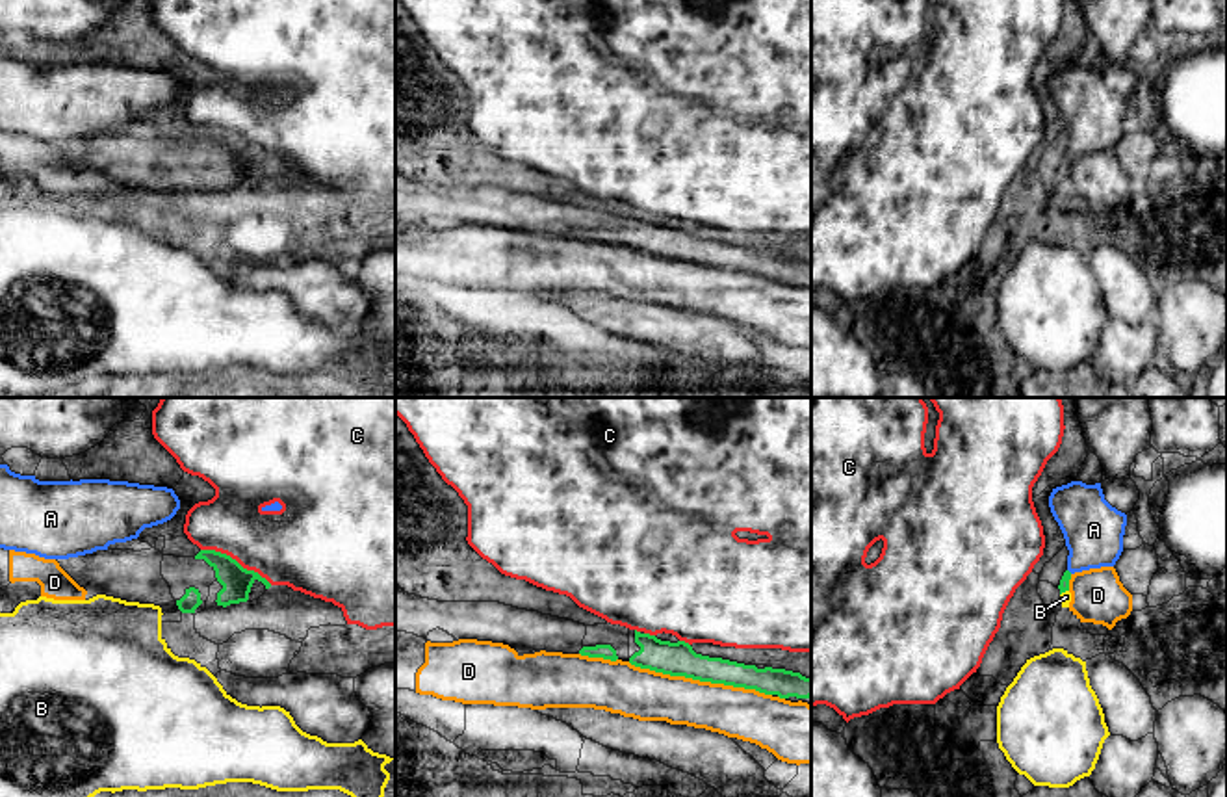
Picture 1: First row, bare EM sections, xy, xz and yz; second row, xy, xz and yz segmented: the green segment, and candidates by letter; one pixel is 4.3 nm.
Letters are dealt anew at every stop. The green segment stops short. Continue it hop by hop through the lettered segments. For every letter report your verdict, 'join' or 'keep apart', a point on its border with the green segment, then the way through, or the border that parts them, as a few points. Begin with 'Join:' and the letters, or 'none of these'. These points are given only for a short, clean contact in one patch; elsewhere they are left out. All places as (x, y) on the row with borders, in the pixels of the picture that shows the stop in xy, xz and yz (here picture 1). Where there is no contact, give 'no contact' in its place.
Join: none of these
A: keep apart; no contact
B: keep apart; contact yz (1064, 591); border yz (1068, 589), (1060, 595)
C: keep apart; contact xy (234, 560)
D: keep apart; contact xz (700, 680)

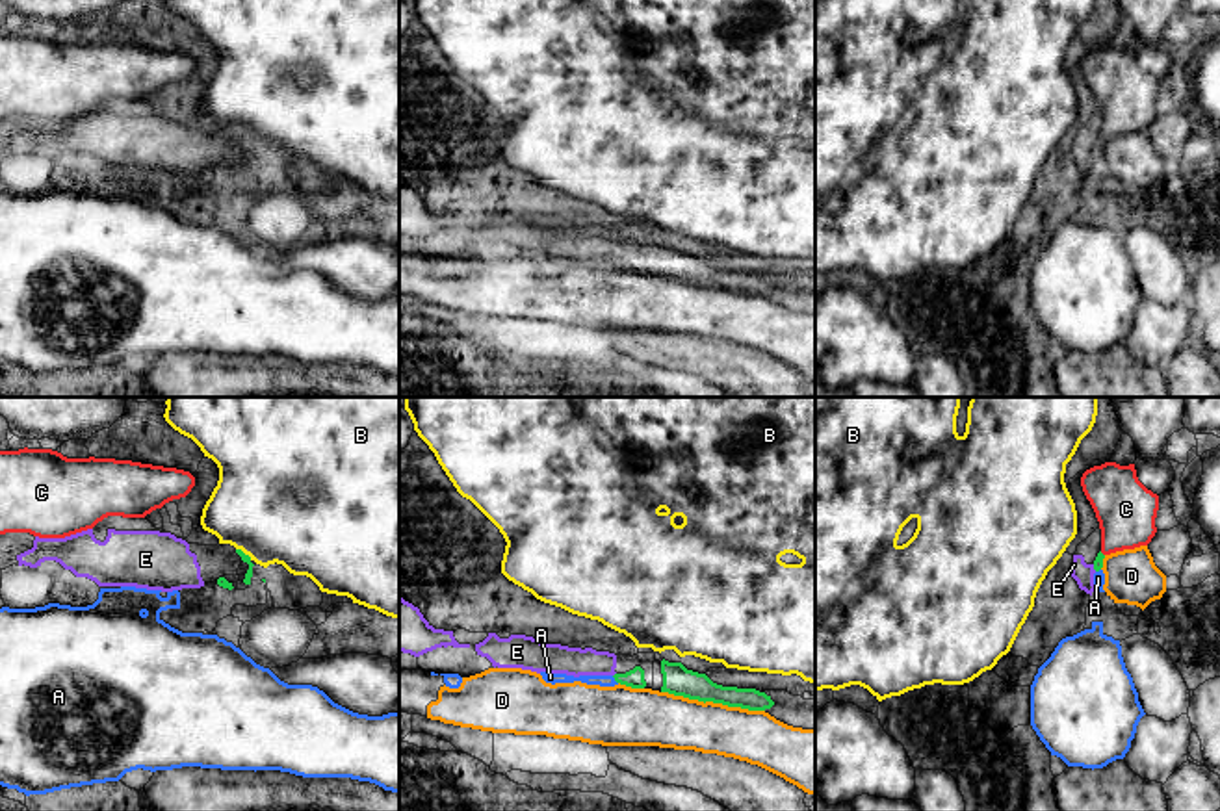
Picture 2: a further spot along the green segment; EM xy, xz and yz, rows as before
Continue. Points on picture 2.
Join: E
A: keep apart; contact xz (615, 680); border xz (611, 676), (617, 683)
B: keep apart; contact xy (242, 552)
C: keep apart; contact yz (1102, 553)
D: keep apart; contact xz (713, 702)
E: join; contact yz (1094, 568); way yz (1098, 563), (1094, 568), (1081, 572)

